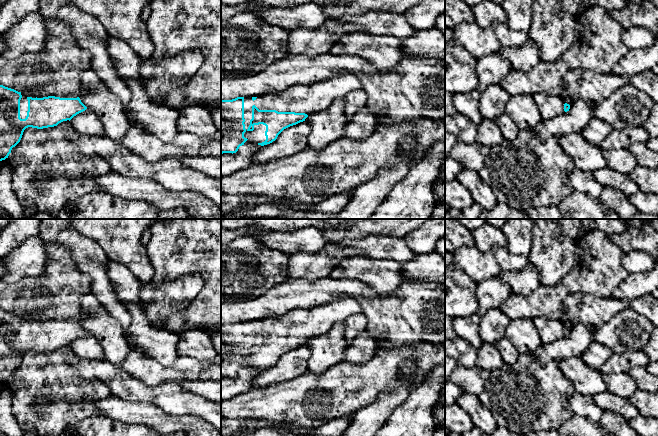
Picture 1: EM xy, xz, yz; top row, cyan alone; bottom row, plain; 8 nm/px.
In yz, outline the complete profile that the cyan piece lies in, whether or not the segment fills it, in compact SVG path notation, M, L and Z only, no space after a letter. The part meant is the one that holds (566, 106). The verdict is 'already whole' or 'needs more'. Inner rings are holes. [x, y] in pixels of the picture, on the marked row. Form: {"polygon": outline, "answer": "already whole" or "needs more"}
{"polygon": "M535 93L532 97L538 107L542 120L549 120L556 116L563 115L570 109L570 105L565 103L560 96L547 93Z", "answer": "needs more"}

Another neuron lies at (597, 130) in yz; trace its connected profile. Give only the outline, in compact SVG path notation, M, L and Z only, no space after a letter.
M594 118L587 127L582 130L584 139L594 145L601 147L601 144L605 141L606 137L612 131L612 127L605 121Z

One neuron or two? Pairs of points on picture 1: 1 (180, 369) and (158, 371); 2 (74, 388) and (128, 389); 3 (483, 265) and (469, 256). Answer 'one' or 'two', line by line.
1: one
2: two
3: one

